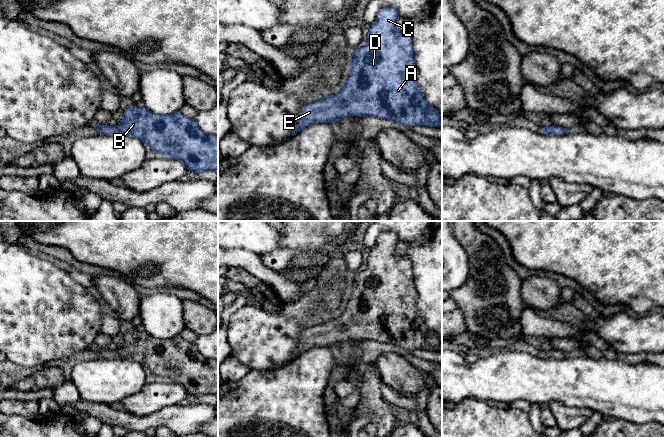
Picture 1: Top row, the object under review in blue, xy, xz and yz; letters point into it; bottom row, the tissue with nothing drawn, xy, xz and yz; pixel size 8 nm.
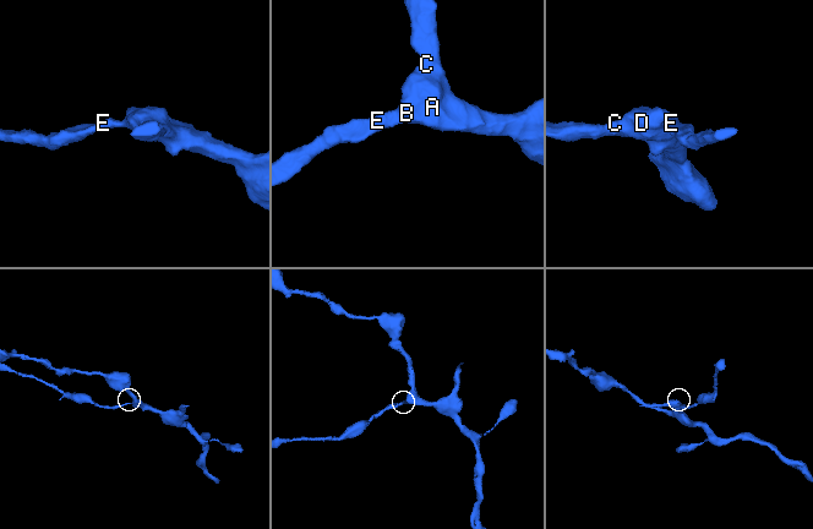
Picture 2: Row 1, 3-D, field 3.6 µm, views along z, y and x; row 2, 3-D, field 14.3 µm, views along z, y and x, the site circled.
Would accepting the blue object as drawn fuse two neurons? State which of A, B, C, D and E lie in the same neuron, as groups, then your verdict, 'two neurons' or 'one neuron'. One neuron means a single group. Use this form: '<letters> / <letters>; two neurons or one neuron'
A B C D E; one neuron

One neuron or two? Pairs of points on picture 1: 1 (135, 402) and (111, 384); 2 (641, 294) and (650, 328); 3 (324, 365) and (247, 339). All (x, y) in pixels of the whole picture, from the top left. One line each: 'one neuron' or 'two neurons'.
1: two neurons
2: two neurons
3: two neurons

